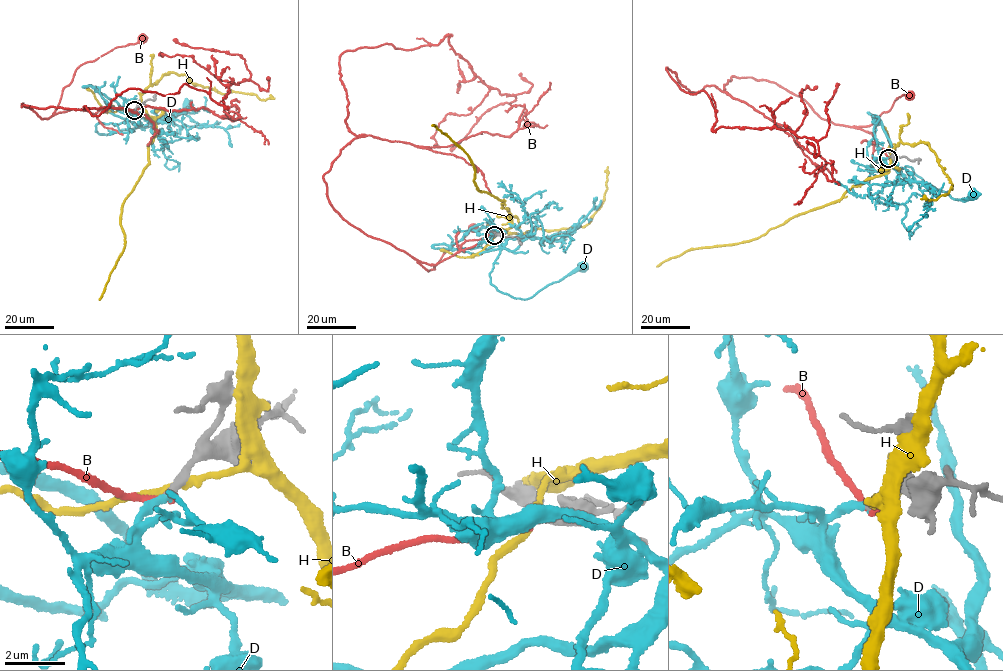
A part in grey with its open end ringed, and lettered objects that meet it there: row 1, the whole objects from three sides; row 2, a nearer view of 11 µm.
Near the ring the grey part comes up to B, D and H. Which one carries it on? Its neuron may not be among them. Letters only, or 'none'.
D

